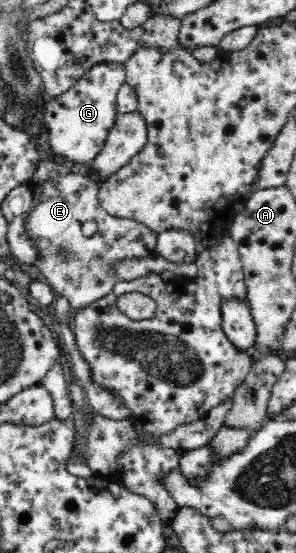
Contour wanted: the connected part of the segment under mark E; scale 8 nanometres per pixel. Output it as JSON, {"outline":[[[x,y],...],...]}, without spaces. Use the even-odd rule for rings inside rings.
{"outline":[[[38,158],[32,176],[26,179],[33,205],[26,213],[23,228],[37,250],[36,268],[46,278],[52,290],[69,300],[72,307],[83,307],[95,300],[105,297],[120,283],[120,275],[116,275],[116,266],[124,260],[142,260],[142,258],[158,257],[158,234],[138,219],[120,218],[110,215],[100,206],[99,185],[88,175],[76,174],[70,165],[50,162],[50,158]]]}

